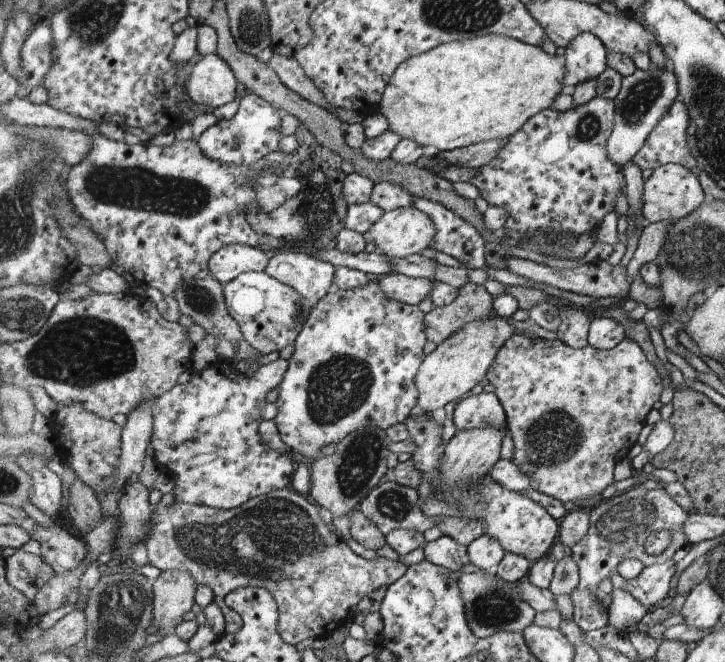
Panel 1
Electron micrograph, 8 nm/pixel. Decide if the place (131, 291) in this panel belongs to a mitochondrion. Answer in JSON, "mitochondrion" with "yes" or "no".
{"mitochondrion":"no"}

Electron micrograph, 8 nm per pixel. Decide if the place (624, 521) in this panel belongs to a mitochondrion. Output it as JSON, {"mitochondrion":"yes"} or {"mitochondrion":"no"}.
{"mitochondrion":"yes"}

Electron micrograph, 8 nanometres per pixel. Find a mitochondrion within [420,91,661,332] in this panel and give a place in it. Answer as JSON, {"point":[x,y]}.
{"point":[588,128]}

